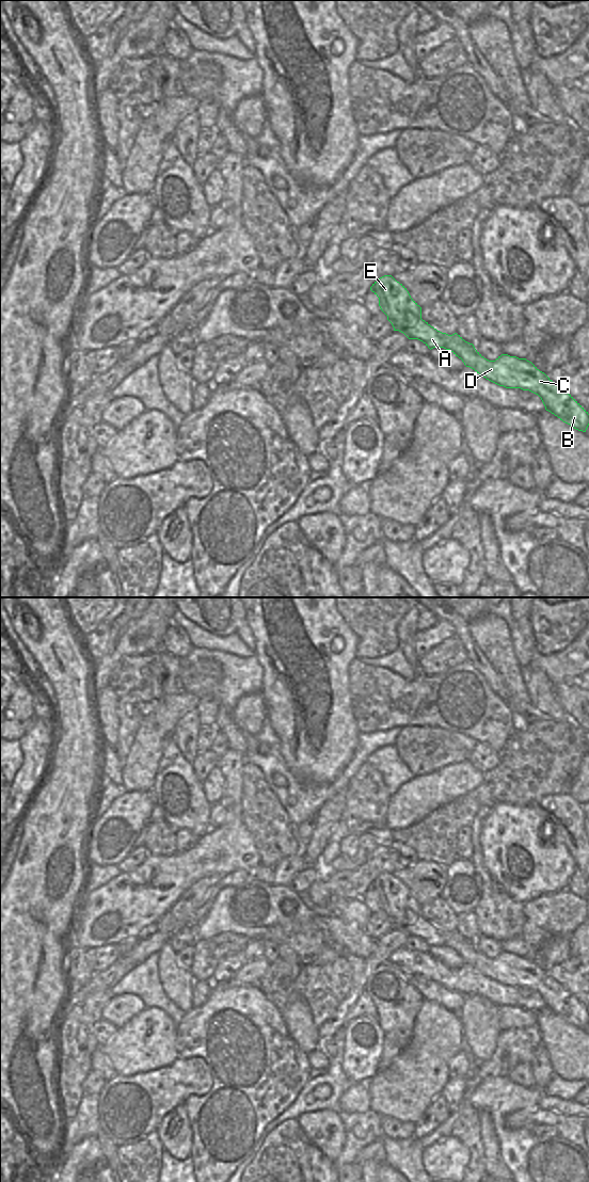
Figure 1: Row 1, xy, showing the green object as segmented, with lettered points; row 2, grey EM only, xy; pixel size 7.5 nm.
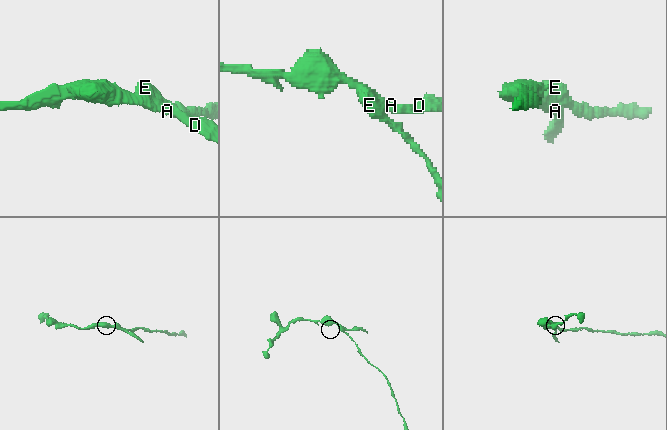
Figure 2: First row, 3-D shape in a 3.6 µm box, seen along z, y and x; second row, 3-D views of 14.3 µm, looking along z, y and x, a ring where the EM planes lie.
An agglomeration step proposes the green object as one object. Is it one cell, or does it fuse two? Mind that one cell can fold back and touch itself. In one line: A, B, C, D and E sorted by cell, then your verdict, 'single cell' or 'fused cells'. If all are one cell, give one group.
A B C D / E | fused cells

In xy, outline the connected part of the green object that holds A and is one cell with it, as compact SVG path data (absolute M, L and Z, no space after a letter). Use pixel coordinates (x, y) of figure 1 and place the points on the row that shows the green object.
M400 313L387 314L394 331L403 333L409 339L423 341L430 350L444 348L462 360L487 380L506 388L521 388L538 395L545 410L578 431L586 432L589 426L588 412L558 384L553 382L526 358L502 354L495 361L484 358L473 344L457 333L448 335L431 326L421 318L412 326L404 326Z

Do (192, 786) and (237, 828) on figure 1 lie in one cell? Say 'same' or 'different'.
different

